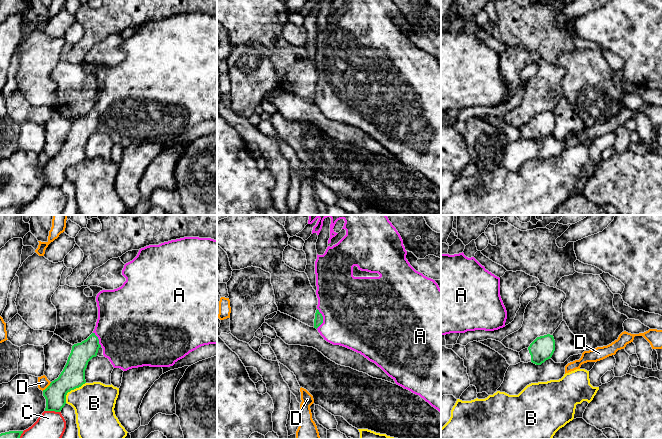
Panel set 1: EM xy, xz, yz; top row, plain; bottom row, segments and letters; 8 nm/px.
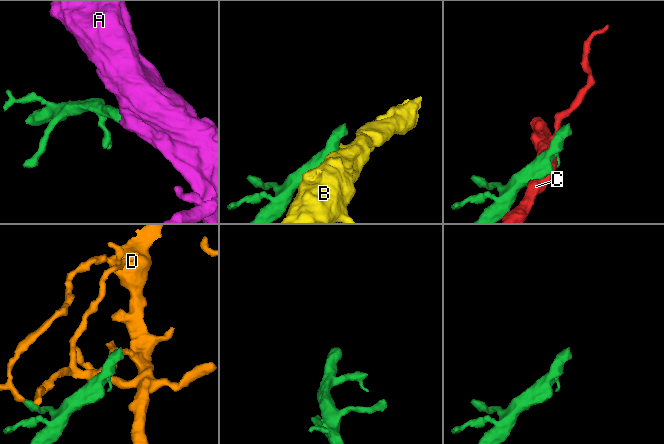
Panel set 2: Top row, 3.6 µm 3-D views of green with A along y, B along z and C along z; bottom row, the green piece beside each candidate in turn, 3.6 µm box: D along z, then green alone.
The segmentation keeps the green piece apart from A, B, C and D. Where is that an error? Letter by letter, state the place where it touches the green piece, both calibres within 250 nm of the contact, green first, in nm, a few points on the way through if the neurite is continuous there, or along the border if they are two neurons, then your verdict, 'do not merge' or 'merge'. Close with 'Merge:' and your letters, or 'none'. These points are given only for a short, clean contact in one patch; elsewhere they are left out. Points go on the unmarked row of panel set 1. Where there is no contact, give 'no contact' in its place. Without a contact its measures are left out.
A: meets green in xz at (322, 94); 70 nm thick on the green side, 500 nm on the other; runs through xz (318, 96), (322, 94), (353, 91); merge
B: meets green in xy at (71, 165); 190 nm thick on the green side, 320 nm on the other; do not merge
C: meets green in xy at (52, 186); 180 nm thick on the green side, 280 nm on the other; do not merge
D: meets green in xy at (47, 163); 190 nm thick on the green side, 90 nm on the other; do not merge
Merge: A

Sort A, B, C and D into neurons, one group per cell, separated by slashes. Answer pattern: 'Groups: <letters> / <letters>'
Groups: A / B / C / D

